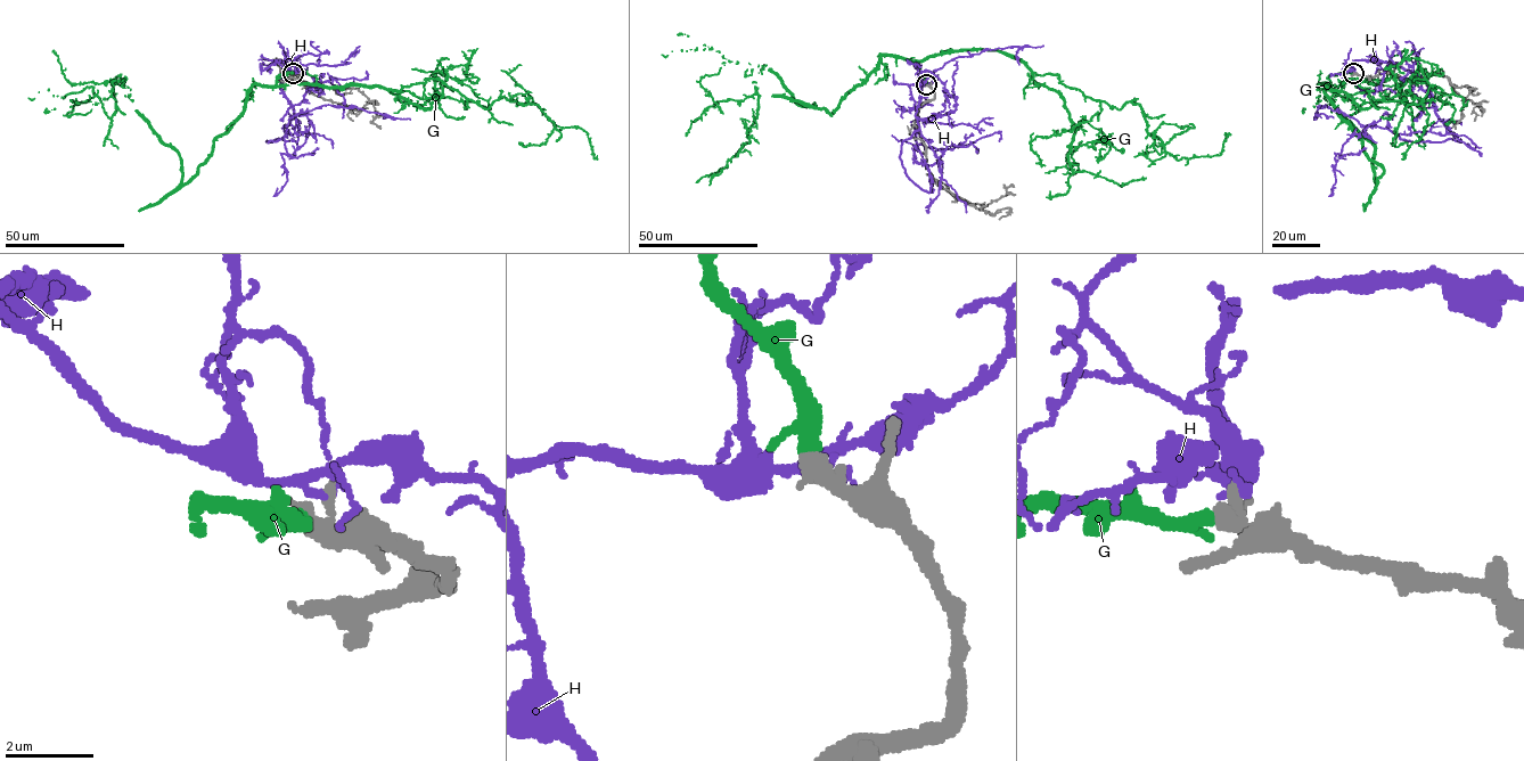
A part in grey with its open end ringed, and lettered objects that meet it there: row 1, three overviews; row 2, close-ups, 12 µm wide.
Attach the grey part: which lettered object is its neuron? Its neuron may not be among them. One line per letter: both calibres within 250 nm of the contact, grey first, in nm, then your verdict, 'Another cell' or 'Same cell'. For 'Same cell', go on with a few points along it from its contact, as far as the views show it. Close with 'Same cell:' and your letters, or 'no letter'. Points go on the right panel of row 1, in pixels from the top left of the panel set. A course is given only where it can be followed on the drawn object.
G: Thickness 360 nm (grey) against 440 nm. Same cell. Its course: (1352, 73), (1324, 93), (1376, 183), (1338, 87), (1395, 76), (1415, 119), (1436, 87), (1450, 98)
H: Thickness 240 nm (grey) against 160 nm. Another cell
Same cell: G

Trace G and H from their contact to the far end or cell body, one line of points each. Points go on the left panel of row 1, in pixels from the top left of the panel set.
G: (293, 73), (254, 84), (183, 183), (179, 154), (125, 78), (109, 119), (91, 87), (63, 98)
H: (294, 72), (277, 60), (297, 140), (268, 141), (325, 105), (410, 120)

